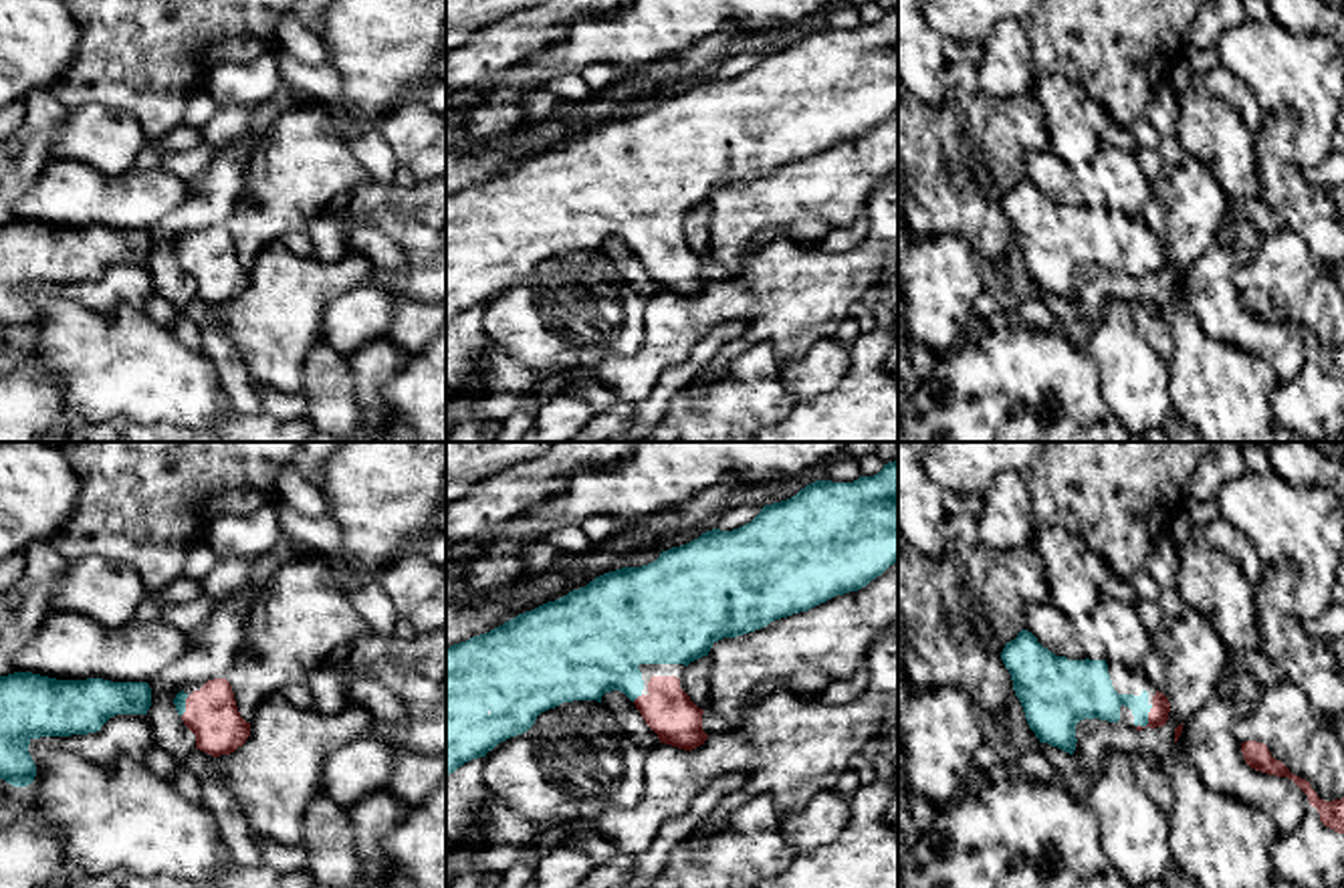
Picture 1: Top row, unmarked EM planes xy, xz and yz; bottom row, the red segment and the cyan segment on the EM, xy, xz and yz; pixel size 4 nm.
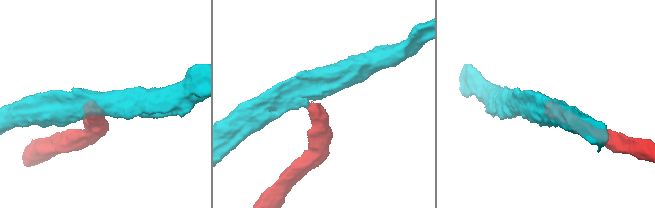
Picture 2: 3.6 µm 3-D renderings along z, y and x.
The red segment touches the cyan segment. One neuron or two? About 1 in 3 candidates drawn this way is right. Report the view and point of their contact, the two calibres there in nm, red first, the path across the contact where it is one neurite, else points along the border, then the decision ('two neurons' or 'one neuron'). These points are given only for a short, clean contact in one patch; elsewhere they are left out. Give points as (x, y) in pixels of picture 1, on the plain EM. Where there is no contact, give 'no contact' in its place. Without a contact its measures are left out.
meets red in yz at (1149, 269); 80 nm thick on the red side, 180 nm on the other; runs through yz (1161, 255), (1149, 269), (1127, 247), (1092, 243); one neuron

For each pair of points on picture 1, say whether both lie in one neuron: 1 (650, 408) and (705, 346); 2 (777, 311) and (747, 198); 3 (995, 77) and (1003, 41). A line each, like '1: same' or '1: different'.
1: same
2: different
3: same

